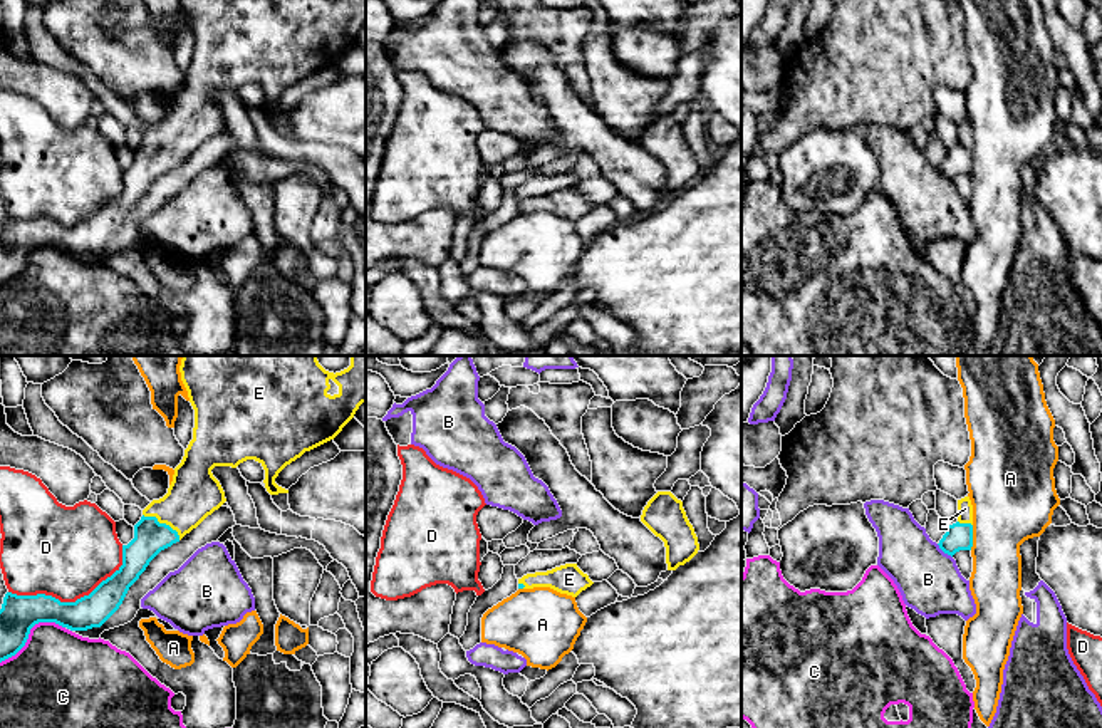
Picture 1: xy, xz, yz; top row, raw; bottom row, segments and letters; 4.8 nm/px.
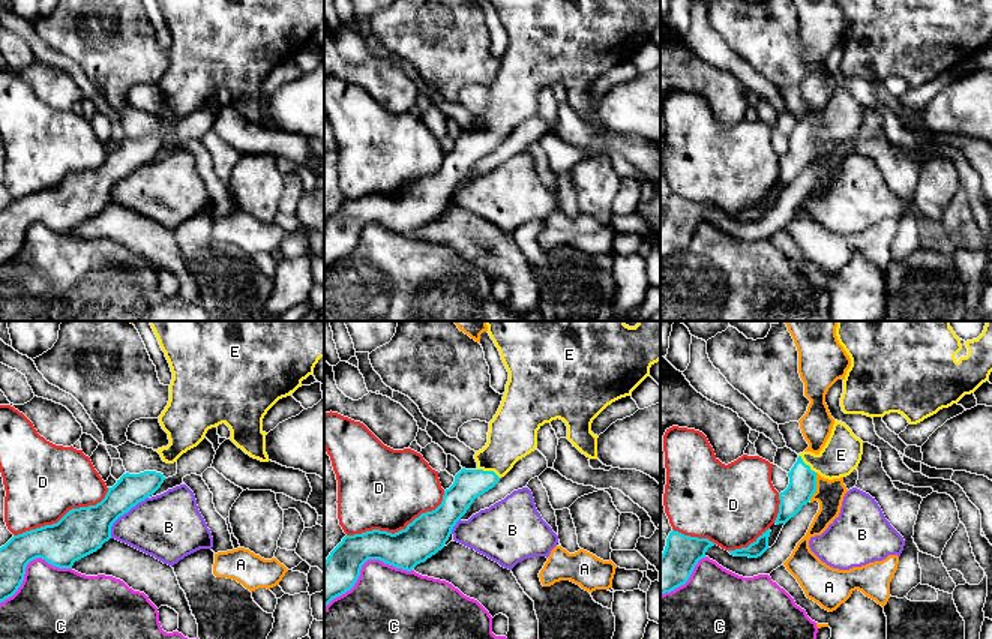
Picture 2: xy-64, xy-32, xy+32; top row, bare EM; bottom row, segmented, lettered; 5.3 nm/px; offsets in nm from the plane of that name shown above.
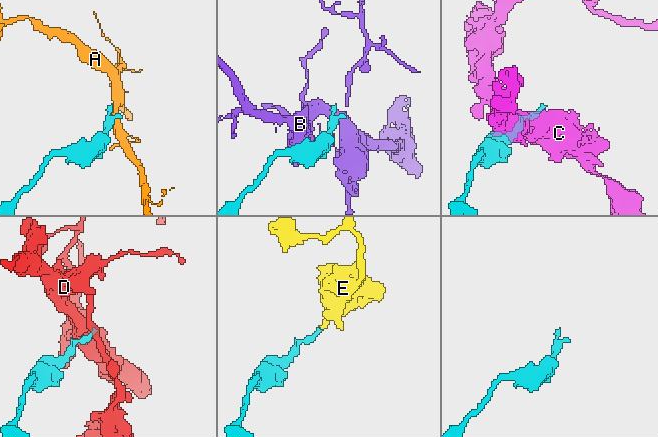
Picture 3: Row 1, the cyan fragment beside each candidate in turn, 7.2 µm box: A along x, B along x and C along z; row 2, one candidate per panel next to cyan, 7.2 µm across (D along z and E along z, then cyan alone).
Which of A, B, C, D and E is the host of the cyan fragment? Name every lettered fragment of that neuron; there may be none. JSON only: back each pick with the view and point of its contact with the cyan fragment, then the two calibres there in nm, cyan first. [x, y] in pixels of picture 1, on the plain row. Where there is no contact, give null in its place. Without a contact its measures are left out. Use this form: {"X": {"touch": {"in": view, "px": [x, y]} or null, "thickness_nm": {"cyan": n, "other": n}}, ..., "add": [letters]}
{"E": {"touch": {"in": "xy", "px": [163, 148]}, "thickness_nm": {"cyan": 160, "other": 240}}, "add": ["E"]}

